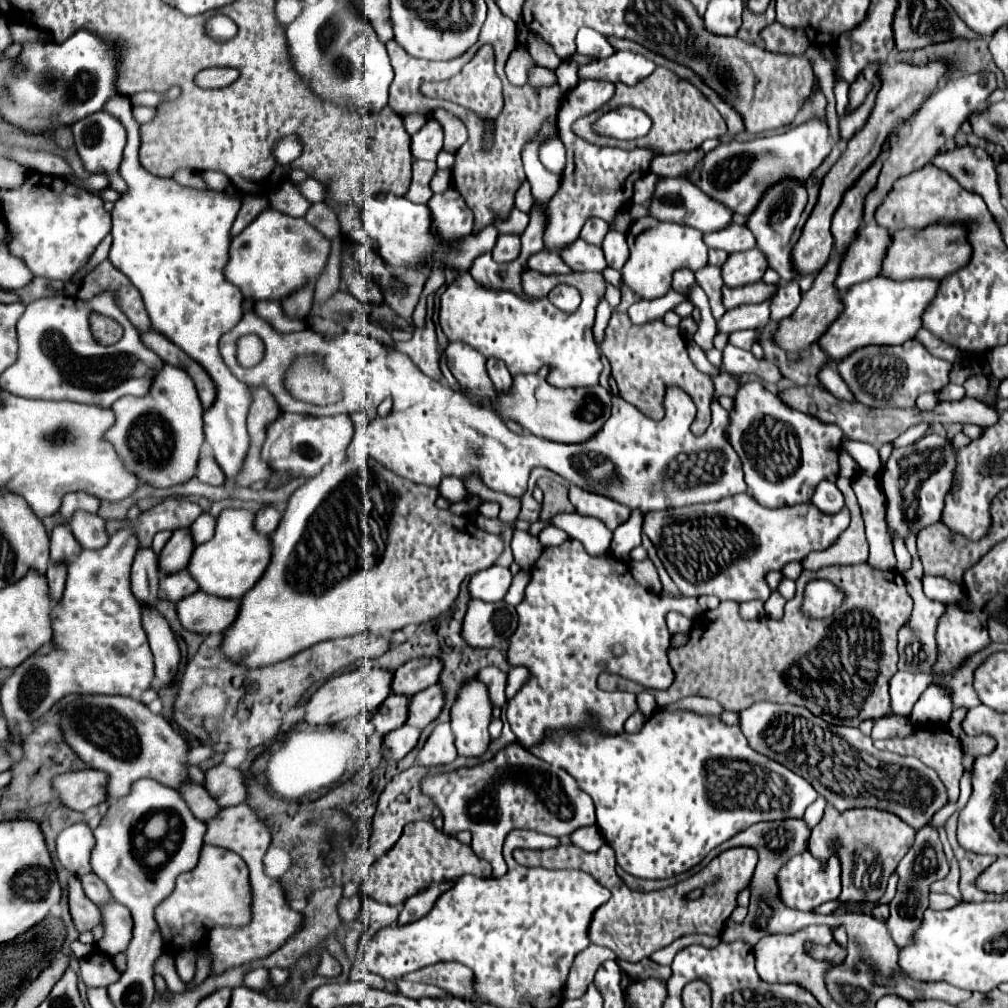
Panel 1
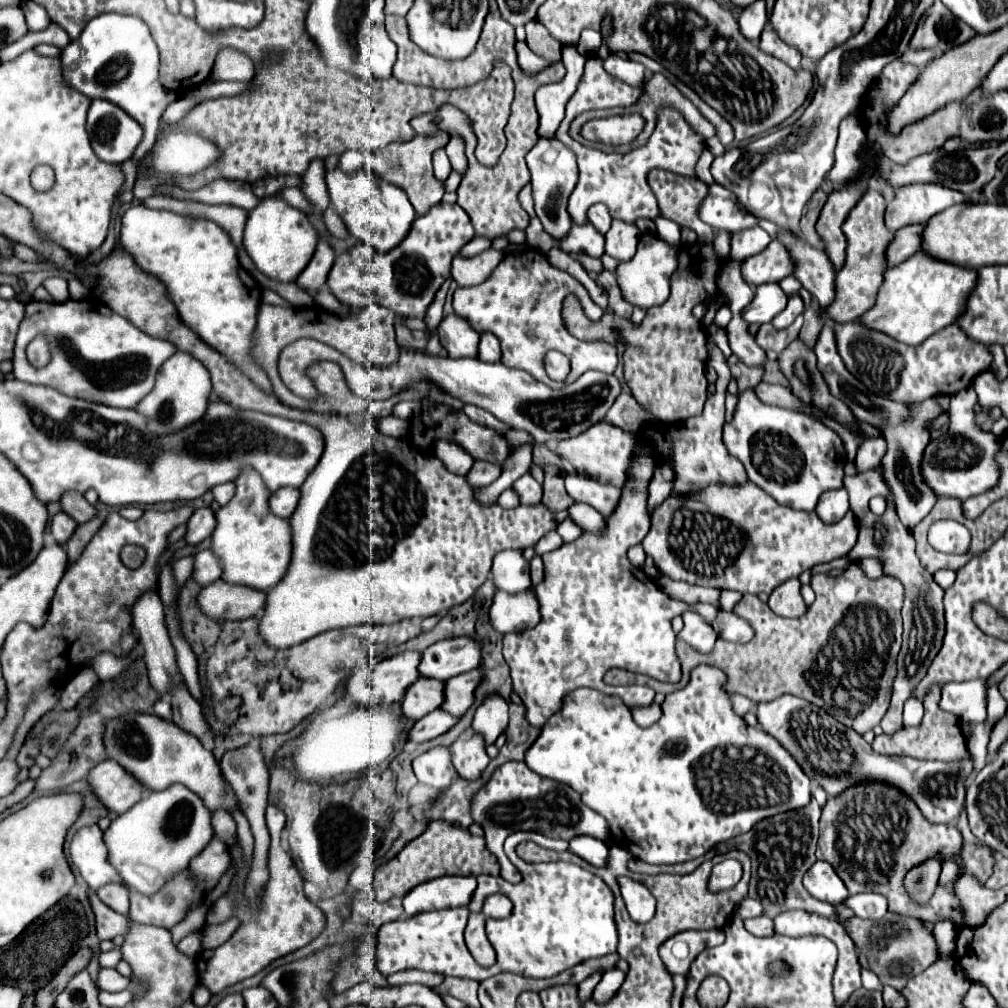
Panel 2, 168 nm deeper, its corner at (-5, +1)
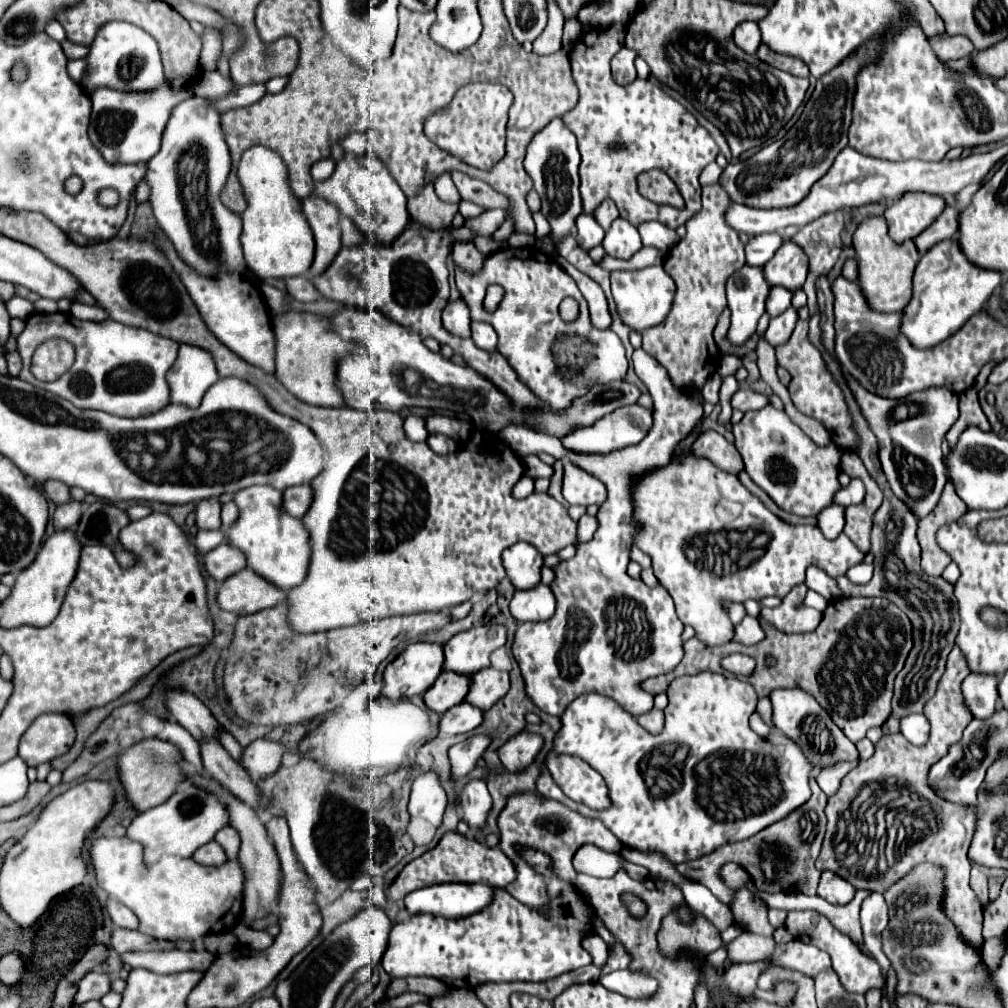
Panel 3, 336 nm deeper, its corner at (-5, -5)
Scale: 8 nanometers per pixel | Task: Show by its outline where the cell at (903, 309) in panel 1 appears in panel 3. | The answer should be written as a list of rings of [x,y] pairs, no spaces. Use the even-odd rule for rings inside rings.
[[[954,238],[938,242],[928,252],[924,252],[916,264],[912,278],[912,298],[908,306],[902,308],[900,332],[916,348],[938,346],[938,342],[948,340],[950,334],[956,334],[960,326],[978,314],[994,288],[1000,284],[1002,274],[970,264]]]

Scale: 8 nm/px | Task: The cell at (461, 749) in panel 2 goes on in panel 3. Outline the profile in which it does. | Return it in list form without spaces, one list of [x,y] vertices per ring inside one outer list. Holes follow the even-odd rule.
[[[472,778],[462,788],[460,798],[462,798],[462,804],[460,804],[462,820],[468,822],[470,826],[480,828],[488,816],[488,810],[492,808],[492,798],[488,794],[486,780],[484,778]]]

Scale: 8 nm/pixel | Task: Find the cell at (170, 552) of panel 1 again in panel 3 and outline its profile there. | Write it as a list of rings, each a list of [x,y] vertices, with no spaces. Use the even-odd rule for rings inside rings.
[[[202,500],[196,506],[196,526],[198,530],[218,530],[222,526],[218,500]]]

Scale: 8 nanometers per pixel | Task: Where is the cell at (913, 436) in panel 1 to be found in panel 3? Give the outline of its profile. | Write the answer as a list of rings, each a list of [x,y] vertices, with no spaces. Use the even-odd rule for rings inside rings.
[[[852,478],[846,488],[836,492],[836,498],[834,498],[834,502],[842,504],[842,506],[860,504],[862,500],[864,500],[864,484],[862,484],[860,478]]]

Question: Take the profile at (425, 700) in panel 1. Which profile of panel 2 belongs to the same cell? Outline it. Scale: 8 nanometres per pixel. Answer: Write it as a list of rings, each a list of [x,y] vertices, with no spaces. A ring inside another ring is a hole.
[[[470,670],[460,676],[450,678],[444,690],[442,710],[454,716],[466,714],[466,710],[474,704],[474,690],[478,688],[480,680],[482,680],[482,674],[478,670]]]

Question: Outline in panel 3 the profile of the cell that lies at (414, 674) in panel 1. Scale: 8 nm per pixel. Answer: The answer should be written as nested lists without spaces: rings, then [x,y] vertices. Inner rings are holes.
[[[480,626],[452,636],[444,644],[444,666],[446,672],[472,676],[482,668],[490,666],[492,650],[504,646],[504,626]]]

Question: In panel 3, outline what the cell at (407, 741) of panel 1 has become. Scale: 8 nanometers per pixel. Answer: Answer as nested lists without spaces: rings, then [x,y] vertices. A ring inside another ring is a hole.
[[[462,702],[462,704],[456,704],[454,708],[446,710],[440,718],[440,724],[438,724],[438,730],[442,734],[462,734],[462,732],[470,732],[474,730],[476,726],[480,726],[482,722],[482,710]]]

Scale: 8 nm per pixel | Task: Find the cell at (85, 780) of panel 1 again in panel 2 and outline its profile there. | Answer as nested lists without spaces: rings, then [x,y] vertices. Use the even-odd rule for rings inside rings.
[[[112,758],[92,768],[88,782],[102,804],[116,814],[126,812],[146,794],[146,788]]]

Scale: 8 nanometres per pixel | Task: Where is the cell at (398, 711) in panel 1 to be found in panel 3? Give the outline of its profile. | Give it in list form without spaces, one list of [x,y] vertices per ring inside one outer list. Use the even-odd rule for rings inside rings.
[[[442,672],[436,682],[424,692],[424,704],[438,712],[444,714],[446,710],[450,710],[452,706],[460,704],[468,692],[468,684],[470,678],[468,676],[460,676],[460,674],[452,674],[452,672]]]

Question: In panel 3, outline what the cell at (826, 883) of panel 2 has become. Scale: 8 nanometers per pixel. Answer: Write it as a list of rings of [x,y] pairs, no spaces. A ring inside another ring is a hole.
[[[822,872],[818,884],[818,896],[826,898],[832,904],[848,904],[854,898],[854,886],[832,872]],[[822,886],[826,886],[828,890],[824,890]]]

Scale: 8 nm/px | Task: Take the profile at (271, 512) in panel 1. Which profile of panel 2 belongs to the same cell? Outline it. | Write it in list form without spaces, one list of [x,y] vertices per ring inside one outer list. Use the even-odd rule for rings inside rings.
[[[280,488],[270,496],[270,508],[280,518],[290,518],[298,506],[300,490],[298,488]]]

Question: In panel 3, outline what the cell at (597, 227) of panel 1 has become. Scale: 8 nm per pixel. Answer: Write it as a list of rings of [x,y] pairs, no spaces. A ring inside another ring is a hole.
[[[604,200],[604,202],[594,210],[594,218],[596,218],[596,222],[598,222],[604,230],[608,230],[610,224],[618,218],[618,210],[616,210],[614,202],[612,202],[612,200]]]

